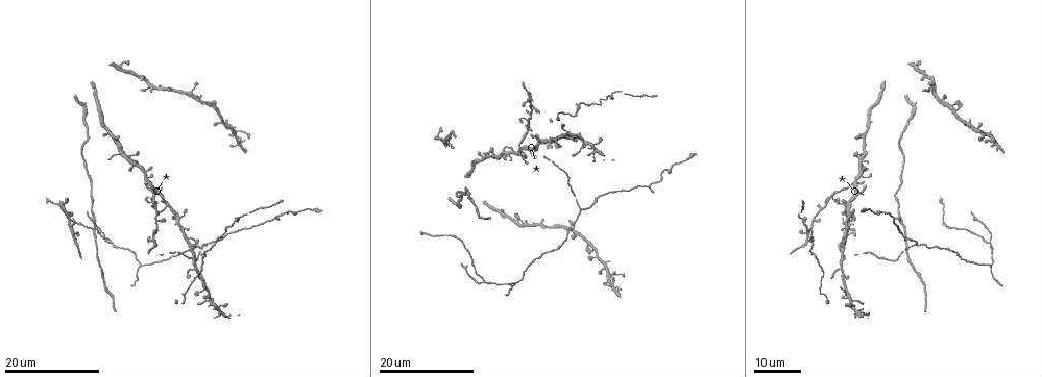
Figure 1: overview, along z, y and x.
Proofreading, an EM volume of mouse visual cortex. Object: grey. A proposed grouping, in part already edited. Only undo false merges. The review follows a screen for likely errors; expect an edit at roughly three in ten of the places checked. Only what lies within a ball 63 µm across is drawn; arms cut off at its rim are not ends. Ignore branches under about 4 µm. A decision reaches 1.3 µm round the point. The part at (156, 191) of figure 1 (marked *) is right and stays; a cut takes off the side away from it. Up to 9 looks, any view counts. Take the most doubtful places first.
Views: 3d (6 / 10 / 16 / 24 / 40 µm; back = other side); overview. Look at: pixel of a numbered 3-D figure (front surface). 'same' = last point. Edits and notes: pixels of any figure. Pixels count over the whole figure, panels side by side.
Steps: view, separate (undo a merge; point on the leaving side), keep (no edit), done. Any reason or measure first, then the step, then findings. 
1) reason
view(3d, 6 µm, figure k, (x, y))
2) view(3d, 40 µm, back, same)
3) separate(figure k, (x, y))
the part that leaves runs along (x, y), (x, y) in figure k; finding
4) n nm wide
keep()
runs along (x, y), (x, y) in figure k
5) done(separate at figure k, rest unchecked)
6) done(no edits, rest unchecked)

four-way junction
view(3d, 16 µm, figure 1, (848, 229))

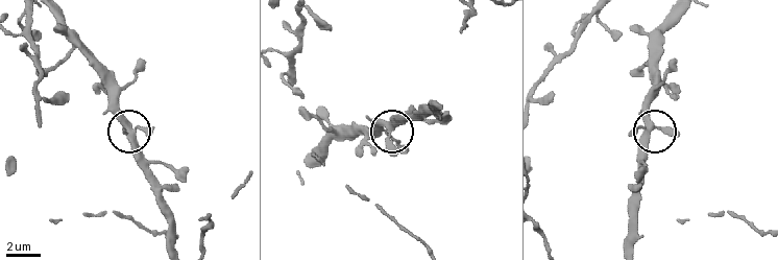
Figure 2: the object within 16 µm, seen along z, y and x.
zoom in
view(3d, 10 µm, figure 2, (653, 129))

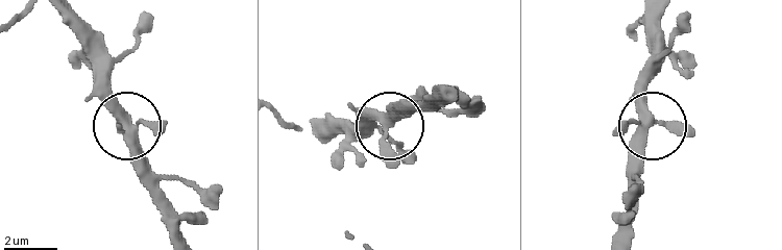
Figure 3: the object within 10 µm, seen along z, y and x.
330 nm wide
keep()
runs along (62, 13), (79, 32), (97, 93), (132, 133), (146, 178) in figure 3; one cell here

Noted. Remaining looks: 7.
three-way junction
view(3d, 16 µm, figure 1, (109, 242))

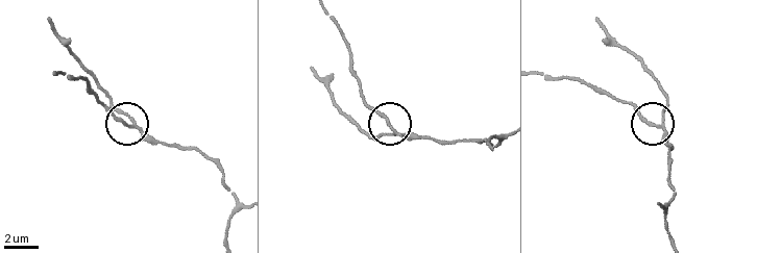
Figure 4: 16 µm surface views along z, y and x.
view(3d, 6 µm, figure 4, (394, 133))

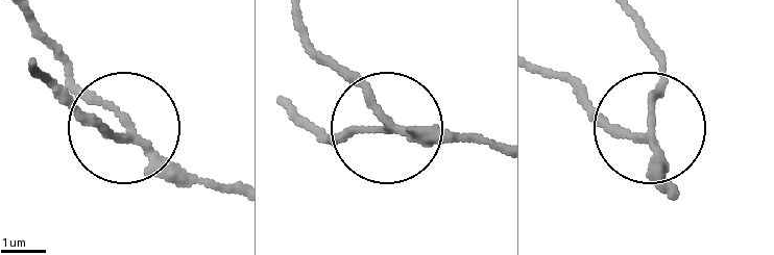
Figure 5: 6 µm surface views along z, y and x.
3 arms
separate(figure 5, (340, 134))
the part that leaves runs along (132, 129), (80, 88), (35, 21) in figure 5; two cells meet here

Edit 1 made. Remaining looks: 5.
three arms meet
view(3d, 16 µm, figure 1, (195, 269))

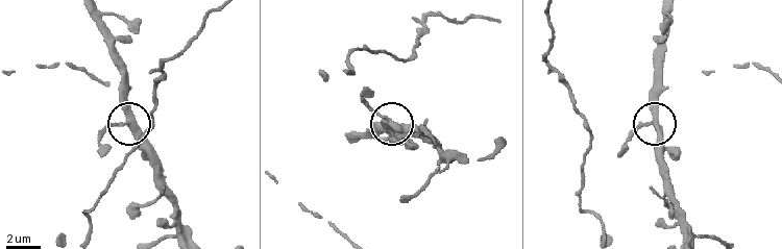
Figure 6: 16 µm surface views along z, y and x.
closer look
view(3d, 6 µm, figure 6, (125, 121))

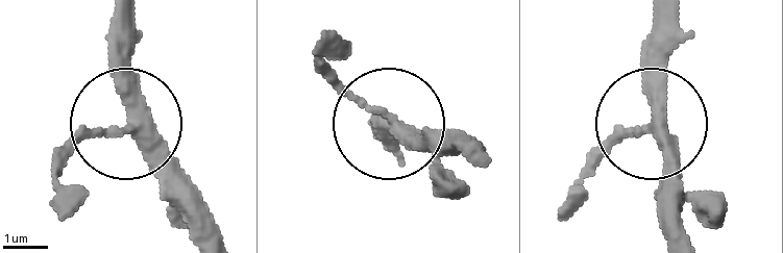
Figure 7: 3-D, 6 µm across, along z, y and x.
view(3d, 6 µm, back, figure 7, (648, 127))

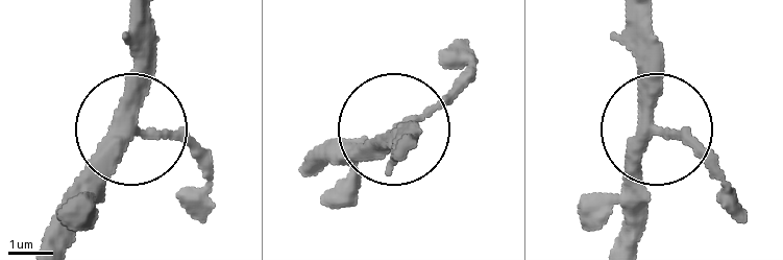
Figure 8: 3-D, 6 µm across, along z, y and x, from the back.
280 nm wide
keep()
continuous, no second cell

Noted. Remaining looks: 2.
arms part here
view(3d, 24 µm, figure 1, (205, 244))

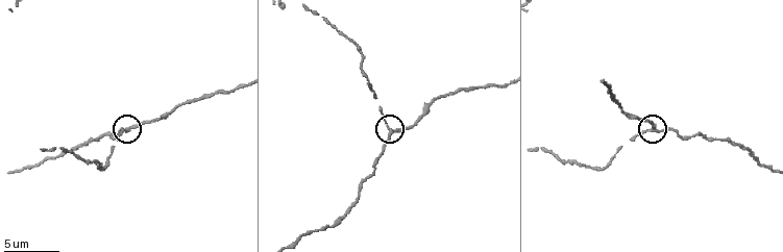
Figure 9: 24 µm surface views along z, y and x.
zoom in
view(3d, 10 µm, figure 9, (390, 131))

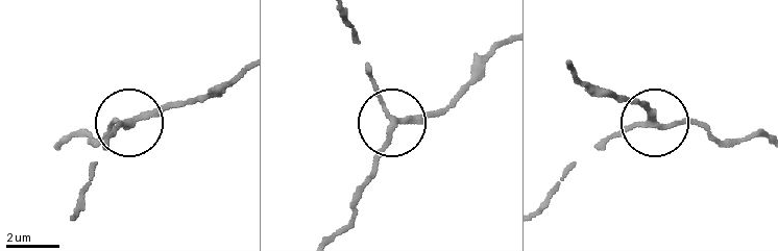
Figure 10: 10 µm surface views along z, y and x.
3 arms
keep()
continuous, no second cell

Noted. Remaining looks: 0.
done(separate at figure 5, rest unchecked)

